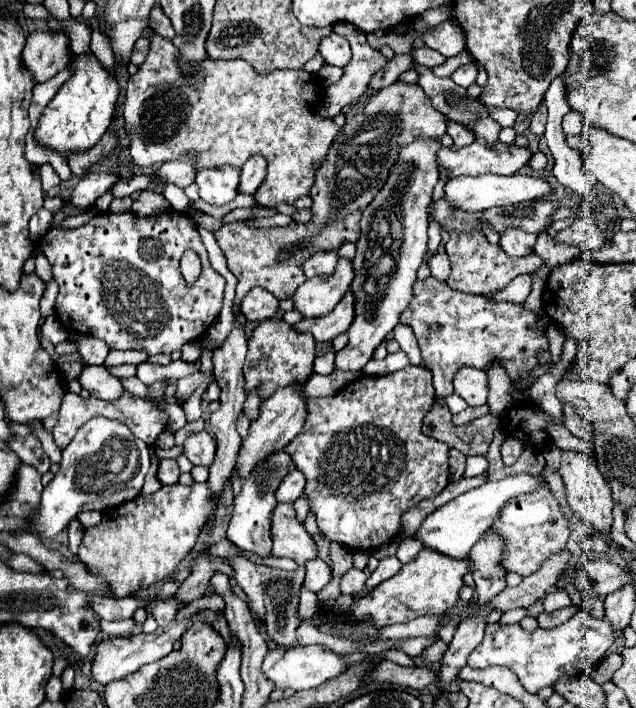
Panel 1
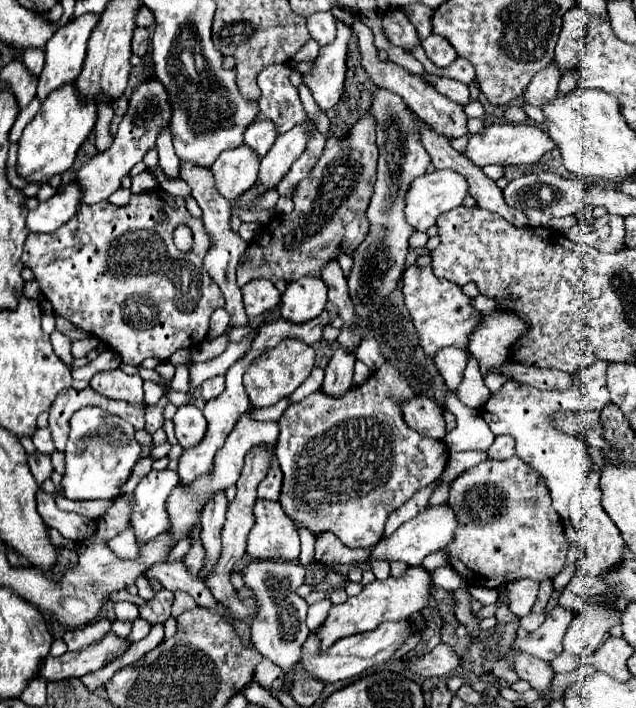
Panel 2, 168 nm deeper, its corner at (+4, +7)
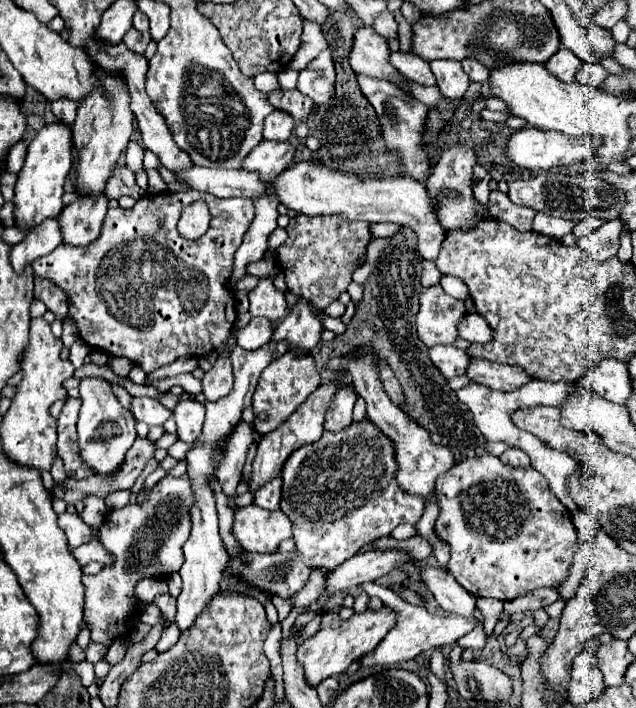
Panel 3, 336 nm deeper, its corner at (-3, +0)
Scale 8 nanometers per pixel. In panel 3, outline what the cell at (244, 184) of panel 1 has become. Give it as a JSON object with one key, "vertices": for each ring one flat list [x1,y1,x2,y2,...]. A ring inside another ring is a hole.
{"vertices":[[272,112,264,124,264,140,288,142,294,130,294,120,286,112]]}

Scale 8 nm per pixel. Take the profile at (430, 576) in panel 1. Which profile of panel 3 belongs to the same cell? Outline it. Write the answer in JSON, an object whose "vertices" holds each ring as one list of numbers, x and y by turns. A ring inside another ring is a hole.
{"vertices":[[380,606,378,610,366,610,362,614,354,614,348,620,340,618,334,612,324,612,322,616,322,626,320,630,304,640,298,646,298,660,304,666,304,674,310,686,316,686,318,682,322,682,328,676,336,676,342,674,352,662,356,662,364,652,370,652,386,634,388,630,392,630,396,626,398,614,394,608,390,606]]}

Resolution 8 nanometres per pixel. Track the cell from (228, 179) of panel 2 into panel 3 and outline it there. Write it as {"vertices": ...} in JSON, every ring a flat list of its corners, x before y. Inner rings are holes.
{"vertices":[[262,140,244,160,242,170,258,172,260,180,272,180,288,168,296,148,290,142,268,142]]}

